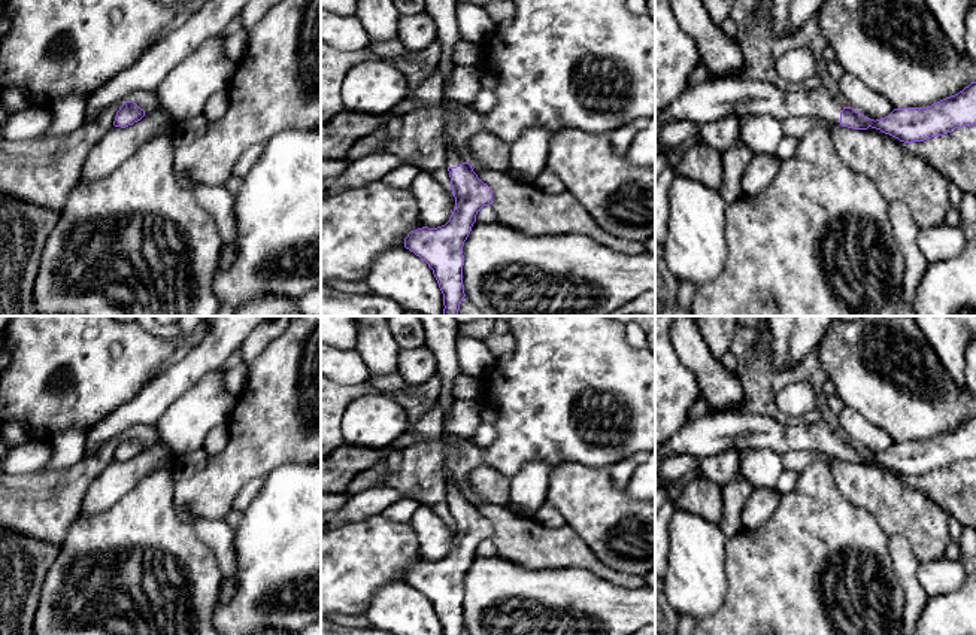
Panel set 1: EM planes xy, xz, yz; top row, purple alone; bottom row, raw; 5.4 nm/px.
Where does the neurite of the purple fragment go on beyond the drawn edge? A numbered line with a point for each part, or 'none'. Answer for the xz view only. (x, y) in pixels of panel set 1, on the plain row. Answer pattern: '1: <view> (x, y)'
1: xz (455, 489)

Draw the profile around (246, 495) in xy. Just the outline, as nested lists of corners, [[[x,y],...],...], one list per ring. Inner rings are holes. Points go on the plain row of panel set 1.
[[[260,477],[249,481],[236,496],[233,502],[233,508],[245,511],[249,507],[249,504],[254,501],[257,493],[261,490],[264,481],[266,481],[266,477]]]

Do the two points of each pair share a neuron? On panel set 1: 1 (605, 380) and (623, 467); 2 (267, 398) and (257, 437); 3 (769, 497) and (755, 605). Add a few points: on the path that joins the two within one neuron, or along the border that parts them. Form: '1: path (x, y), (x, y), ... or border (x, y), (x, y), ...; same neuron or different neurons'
1: border (639, 453), (617, 461), (611, 467); different neurons
2: path (267, 407), (266, 428); same neuron
3: border (782, 495), (778, 509), (763, 523), (743, 529); different neurons

